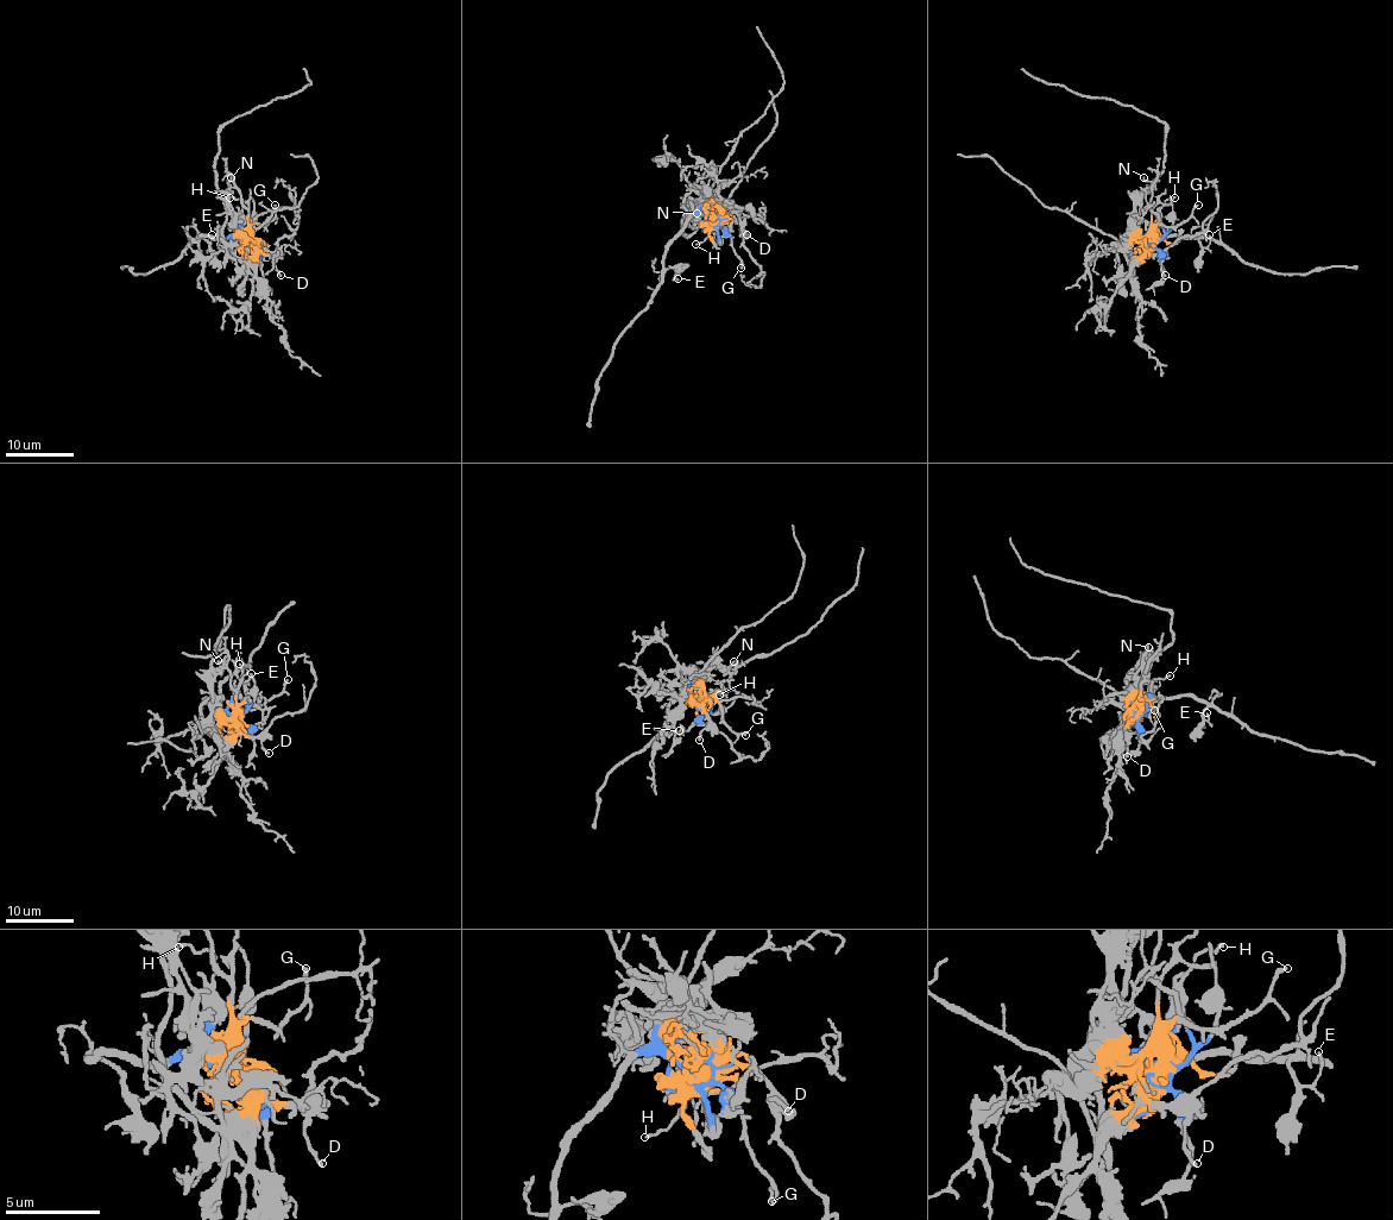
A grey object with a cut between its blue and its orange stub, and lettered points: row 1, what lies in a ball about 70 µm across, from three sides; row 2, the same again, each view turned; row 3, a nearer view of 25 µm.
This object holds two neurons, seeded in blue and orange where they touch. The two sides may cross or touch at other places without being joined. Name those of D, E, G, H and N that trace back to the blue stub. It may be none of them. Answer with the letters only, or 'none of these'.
E, H

